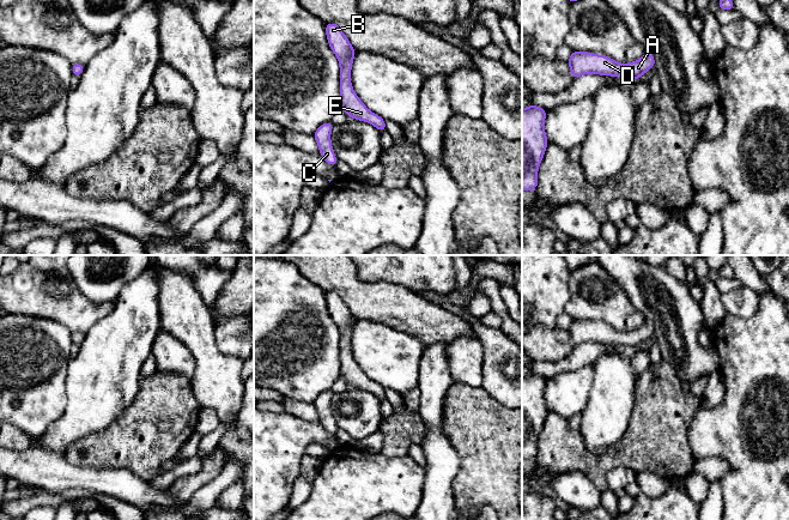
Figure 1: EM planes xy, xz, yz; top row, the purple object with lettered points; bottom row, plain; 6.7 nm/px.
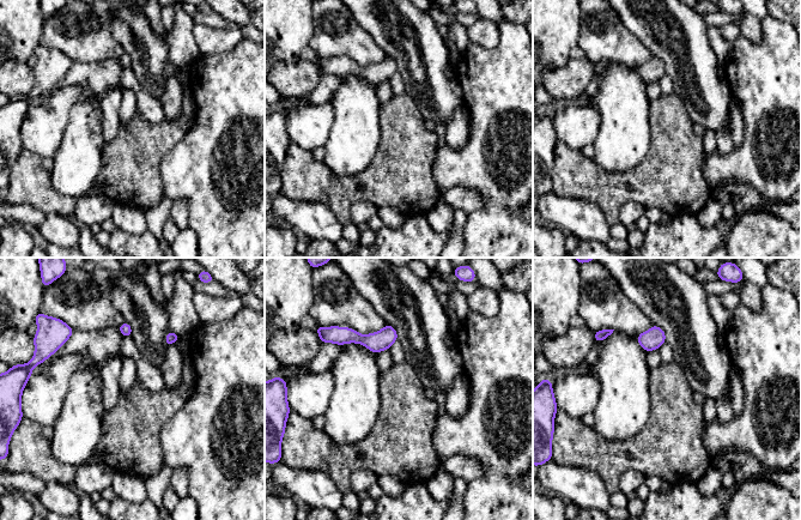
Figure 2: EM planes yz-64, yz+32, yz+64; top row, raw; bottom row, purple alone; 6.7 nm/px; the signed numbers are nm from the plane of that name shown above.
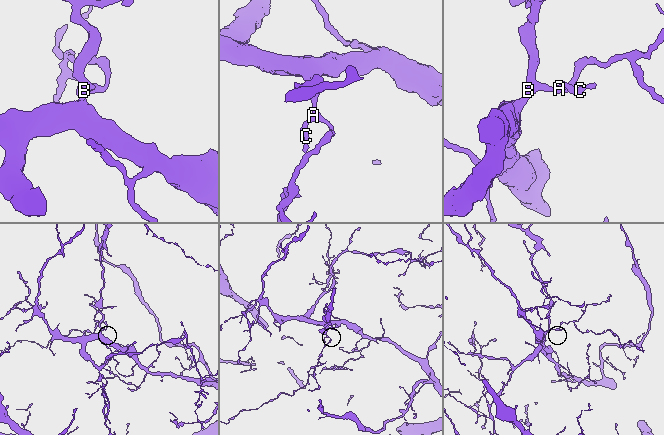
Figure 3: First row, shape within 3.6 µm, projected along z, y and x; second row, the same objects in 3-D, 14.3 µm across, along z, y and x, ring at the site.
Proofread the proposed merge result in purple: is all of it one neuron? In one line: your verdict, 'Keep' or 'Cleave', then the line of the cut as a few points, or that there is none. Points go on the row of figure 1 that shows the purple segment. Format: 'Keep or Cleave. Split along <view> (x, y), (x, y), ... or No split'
Keep. No split

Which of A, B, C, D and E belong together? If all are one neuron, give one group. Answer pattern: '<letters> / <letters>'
A B C D E

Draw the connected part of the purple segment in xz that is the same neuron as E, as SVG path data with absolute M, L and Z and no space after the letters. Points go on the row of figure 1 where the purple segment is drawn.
M335 23L326 24L326 35L340 65L340 108L348 117L369 122L380 132L387 131L386 121L364 105L351 85L351 67L357 52L352 48L348 38Z

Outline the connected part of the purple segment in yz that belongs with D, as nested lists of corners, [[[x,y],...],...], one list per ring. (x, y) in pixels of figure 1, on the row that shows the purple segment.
[[[572,50],[568,64],[573,79],[587,73],[594,73],[623,77],[636,81],[655,66],[655,58],[653,54],[645,53],[639,60],[630,64],[619,64],[606,55]]]

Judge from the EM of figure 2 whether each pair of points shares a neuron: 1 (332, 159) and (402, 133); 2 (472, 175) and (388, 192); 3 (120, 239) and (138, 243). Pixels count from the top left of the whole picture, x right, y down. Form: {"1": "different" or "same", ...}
{"1": "different", "2": "different", "3": "same"}

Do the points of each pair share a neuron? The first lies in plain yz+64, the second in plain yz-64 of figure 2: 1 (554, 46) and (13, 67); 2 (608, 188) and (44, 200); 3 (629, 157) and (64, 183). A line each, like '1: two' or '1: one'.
1: two
2: one
3: one

